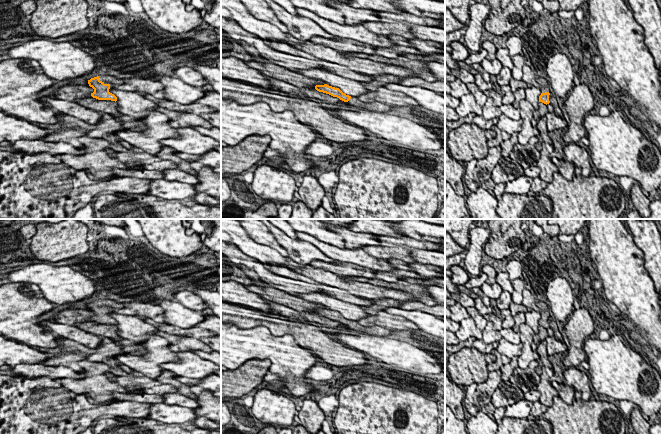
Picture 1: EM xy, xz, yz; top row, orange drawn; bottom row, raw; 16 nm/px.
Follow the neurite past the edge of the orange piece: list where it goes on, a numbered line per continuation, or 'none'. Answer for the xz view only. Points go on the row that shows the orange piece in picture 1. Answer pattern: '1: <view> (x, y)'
1: xz (374, 106)

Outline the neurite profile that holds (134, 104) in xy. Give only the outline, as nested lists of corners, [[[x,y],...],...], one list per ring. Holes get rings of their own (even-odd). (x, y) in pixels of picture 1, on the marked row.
[[[116,88],[109,89],[109,92],[117,97],[119,113],[130,115],[135,119],[143,119],[150,111],[156,111],[156,108],[159,107],[158,104],[146,99],[138,92],[122,91]]]

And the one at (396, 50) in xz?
[[[387,35],[389,40],[394,44],[390,48],[376,47],[375,54],[384,56],[386,58],[398,58],[405,54],[413,55],[428,55],[416,49],[413,45],[408,43],[408,40],[398,35]]]

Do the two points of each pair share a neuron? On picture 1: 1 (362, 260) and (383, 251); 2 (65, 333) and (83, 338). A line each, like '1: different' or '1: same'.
1: different
2: same

